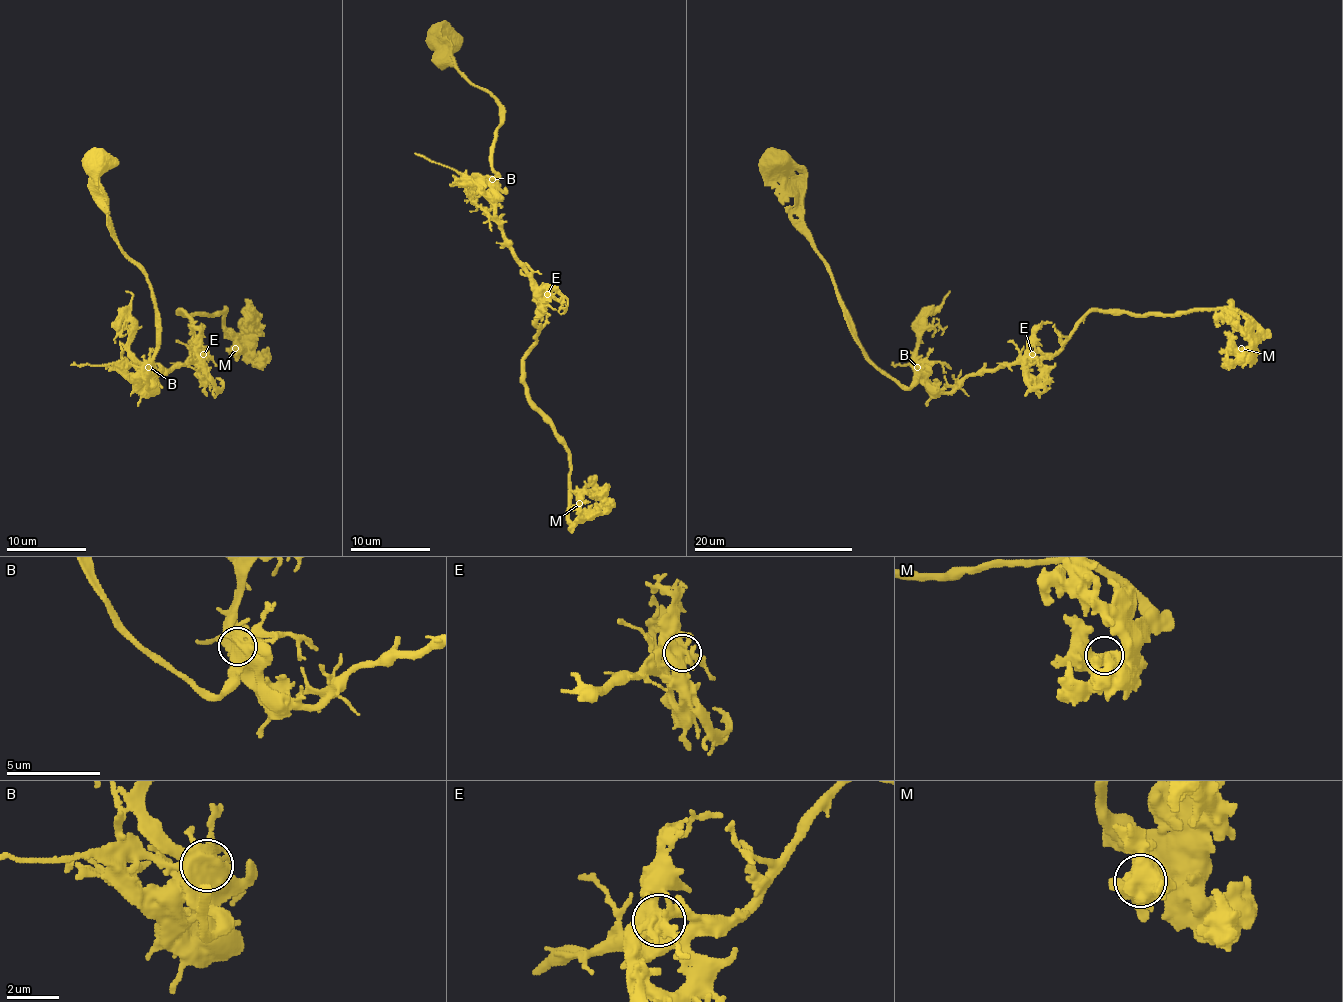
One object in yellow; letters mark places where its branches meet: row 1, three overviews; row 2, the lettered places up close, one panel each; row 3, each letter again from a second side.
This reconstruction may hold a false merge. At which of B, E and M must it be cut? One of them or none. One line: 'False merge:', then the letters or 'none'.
False merge: none

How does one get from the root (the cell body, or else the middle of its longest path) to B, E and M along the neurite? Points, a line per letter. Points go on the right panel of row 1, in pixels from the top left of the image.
B: (775, 165), (795, 199), (801, 233), (833, 277), (839, 304), (863, 352), (908, 388), (918, 376), (916, 366)
E: (775, 165), (857, 342), (879, 368), (908, 388), (922, 376), (952, 392), (968, 376), (1032, 354)
M: (775, 165), (857, 342), (908, 388), (1052, 356), (1092, 310), (1239, 308), (1259, 332), (1241, 348)

